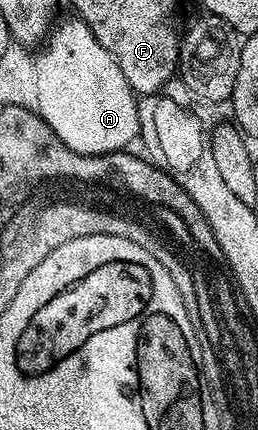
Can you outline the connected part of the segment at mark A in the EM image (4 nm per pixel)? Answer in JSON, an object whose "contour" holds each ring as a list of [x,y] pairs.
{"contour":[[[79,18],[61,19],[49,31],[42,47],[35,53],[36,69],[38,70],[38,102],[35,111],[58,134],[58,138],[70,150],[83,156],[97,156],[107,152],[118,152],[129,147],[128,144],[140,135],[140,105],[138,97],[132,91],[130,82],[126,82],[122,70],[118,70],[118,62],[110,58],[106,46],[94,38],[90,26]]]}

